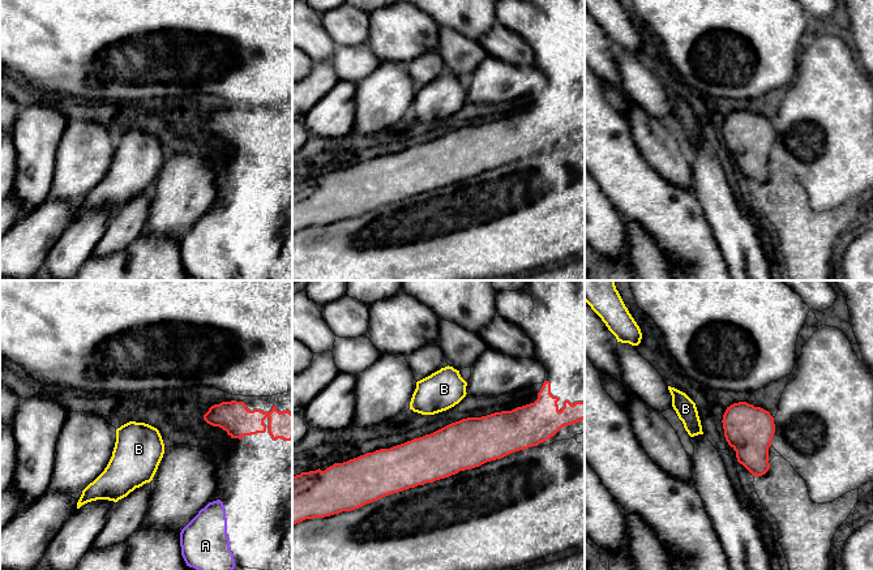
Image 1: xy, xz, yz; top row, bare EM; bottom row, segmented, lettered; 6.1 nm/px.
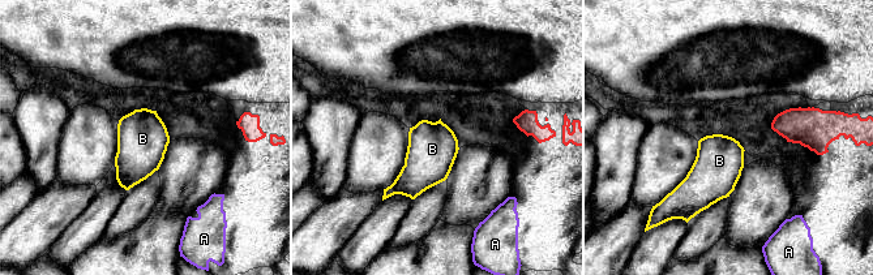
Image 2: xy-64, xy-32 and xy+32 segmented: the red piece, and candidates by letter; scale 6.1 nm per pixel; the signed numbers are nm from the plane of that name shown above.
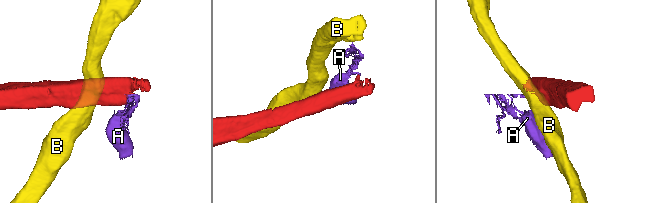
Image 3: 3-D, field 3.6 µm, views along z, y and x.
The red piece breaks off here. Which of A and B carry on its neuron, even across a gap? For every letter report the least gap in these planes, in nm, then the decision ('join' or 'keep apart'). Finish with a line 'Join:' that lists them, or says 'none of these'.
A: 380 nm apart; keep apart
B: 90 nm apart; keep apart
Join: none of these

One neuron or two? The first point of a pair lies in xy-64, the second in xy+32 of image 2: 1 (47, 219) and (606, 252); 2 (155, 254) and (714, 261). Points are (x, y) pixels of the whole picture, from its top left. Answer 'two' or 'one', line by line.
1: one
2: one

